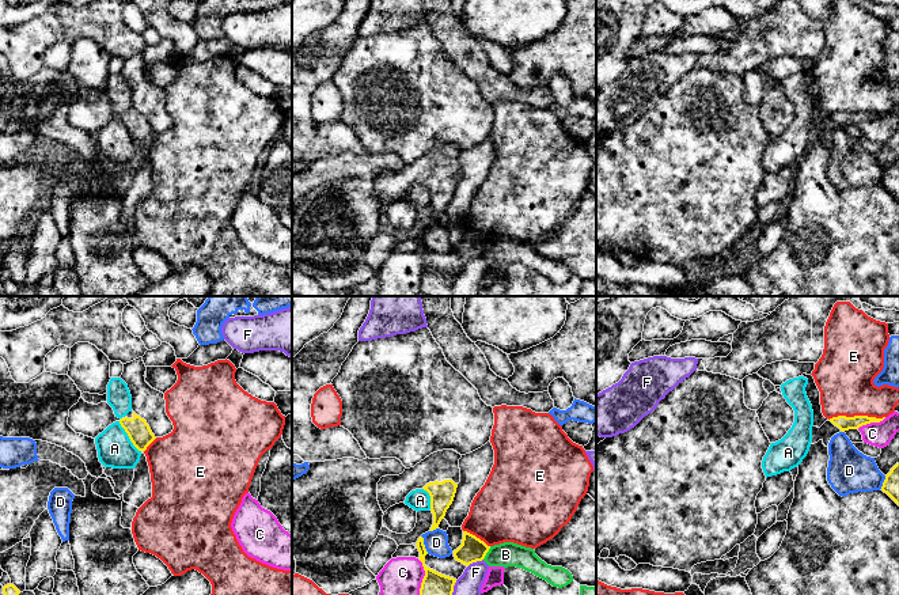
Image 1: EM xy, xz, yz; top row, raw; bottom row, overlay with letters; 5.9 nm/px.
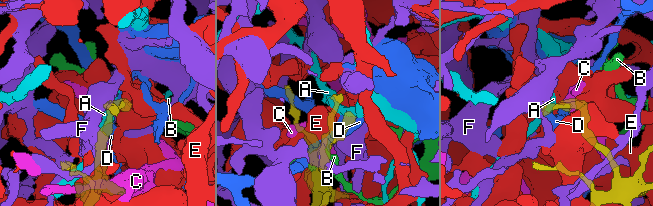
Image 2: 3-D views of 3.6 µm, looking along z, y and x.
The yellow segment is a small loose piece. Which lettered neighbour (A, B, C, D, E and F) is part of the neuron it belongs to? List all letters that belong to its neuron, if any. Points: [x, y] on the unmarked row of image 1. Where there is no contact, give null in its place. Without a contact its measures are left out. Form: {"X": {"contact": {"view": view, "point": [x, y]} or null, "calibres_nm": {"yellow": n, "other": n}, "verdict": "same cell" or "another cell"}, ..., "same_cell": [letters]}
{"A": {"contact": {"view": "xy", "point": [129, 133]}, "calibres_nm": {"yellow": 140, "other": 200}, "verdict": "another cell"}, "B": {"contact": {"view": "xz", "point": [486, 247]}, "calibres_nm": {"yellow": 150, "other": 150}, "verdict": "another cell"}, "C": {"contact": {"view": "xz", "point": [424, 273]}, "calibres_nm": {"yellow": 180, "other": 240}, "verdict": "another cell"}, "D": {"contact": {"view": "xz", "point": [424, 241]}, "calibres_nm": {"yellow": 160, "other": 140}, "verdict": "another cell"}, "E": {"contact": {"view": "yz", "point": [856, 112]}, "calibres_nm": {"yellow": 90, "other": 340}, "verdict": "another cell"}, "F": {"contact": {"view": "xz", "point": [474, 257]}, "calibres_nm": {"yellow": 150, "other": 160}, "verdict": "another cell"}, "same_cell": []}

